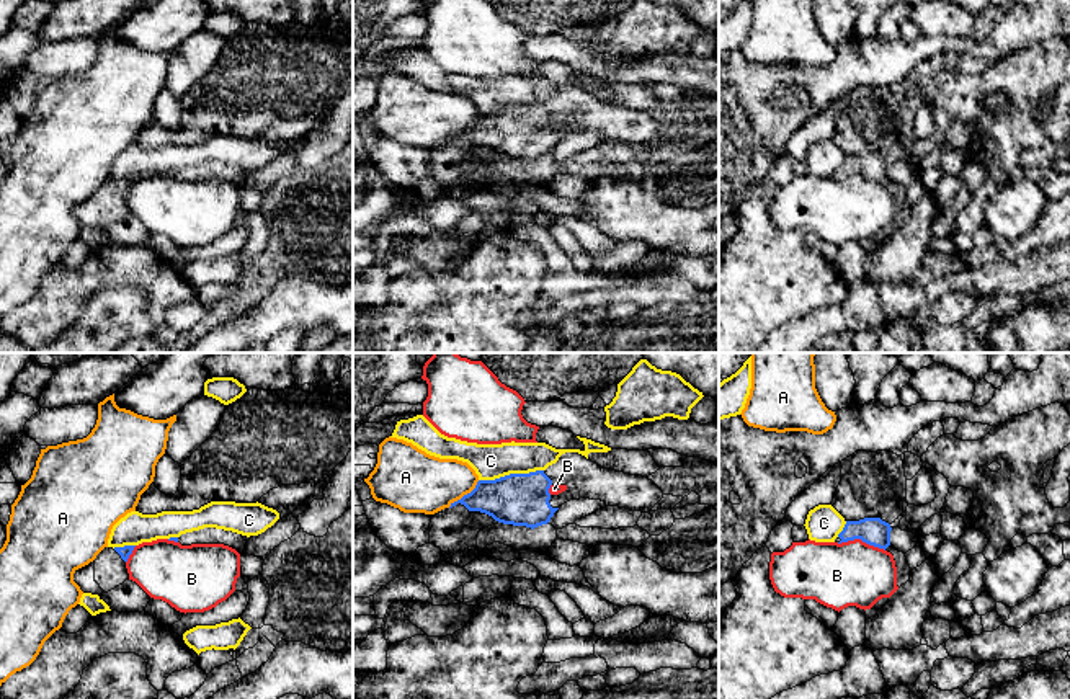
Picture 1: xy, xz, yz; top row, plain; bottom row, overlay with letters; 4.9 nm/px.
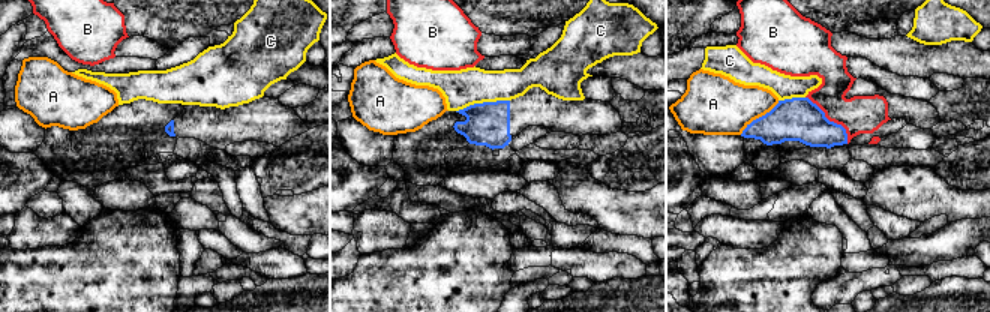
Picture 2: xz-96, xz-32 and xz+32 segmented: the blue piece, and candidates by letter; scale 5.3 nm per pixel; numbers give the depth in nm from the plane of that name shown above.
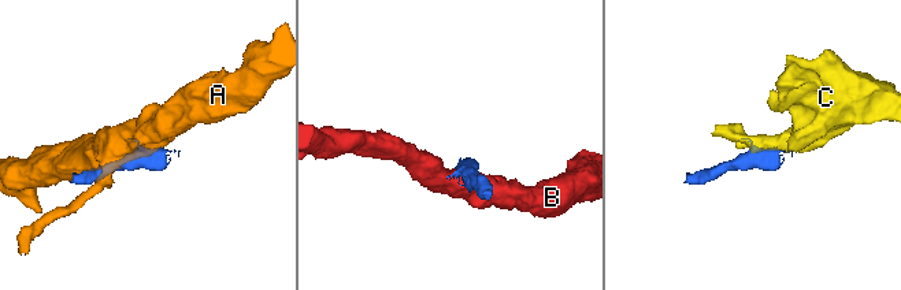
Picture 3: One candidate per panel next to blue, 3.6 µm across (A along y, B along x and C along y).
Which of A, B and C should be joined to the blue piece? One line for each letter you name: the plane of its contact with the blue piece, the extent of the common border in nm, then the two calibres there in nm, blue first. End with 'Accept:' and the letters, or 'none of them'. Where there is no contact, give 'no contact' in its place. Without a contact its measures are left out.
Accept: none of them

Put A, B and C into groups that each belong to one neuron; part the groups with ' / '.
A / B / C

